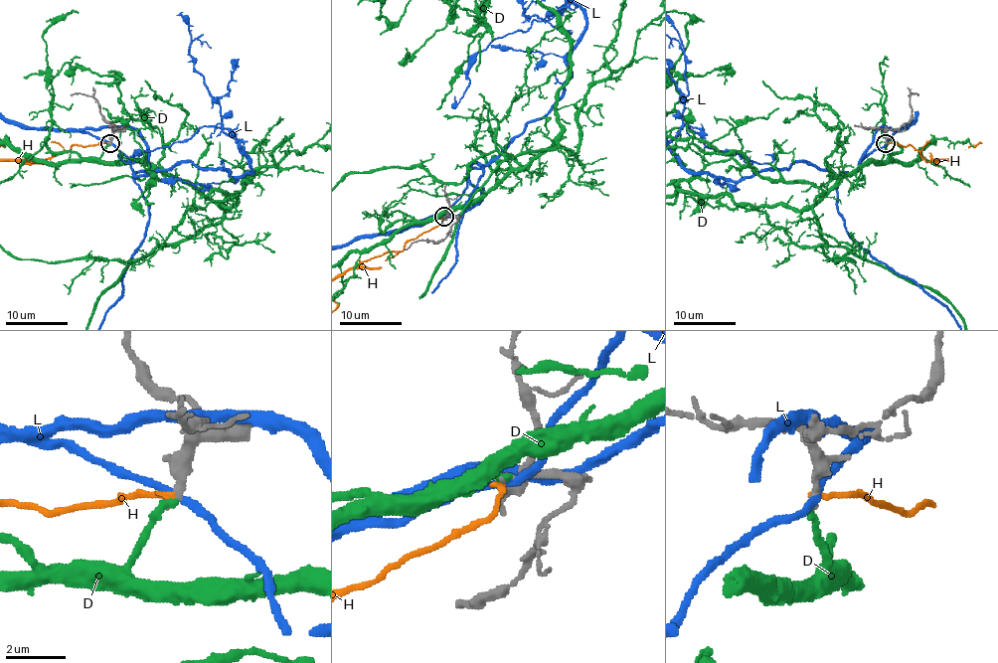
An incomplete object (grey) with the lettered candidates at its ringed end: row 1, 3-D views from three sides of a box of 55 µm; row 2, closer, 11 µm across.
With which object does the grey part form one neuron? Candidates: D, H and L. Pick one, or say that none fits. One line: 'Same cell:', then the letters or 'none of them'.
Same cell: D

